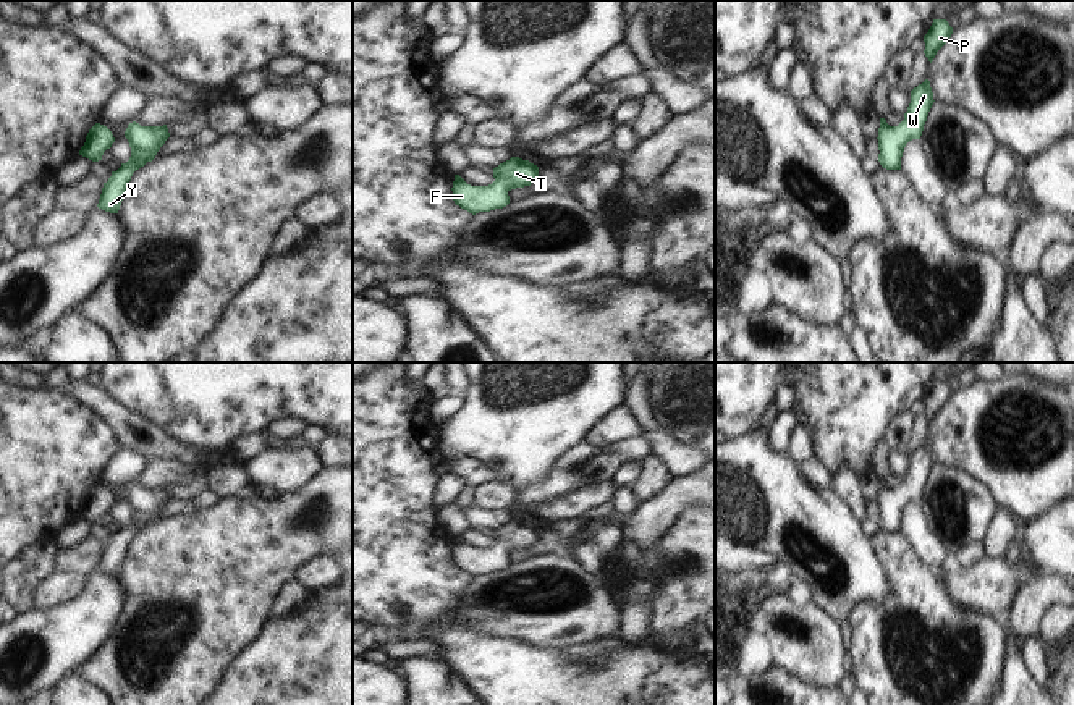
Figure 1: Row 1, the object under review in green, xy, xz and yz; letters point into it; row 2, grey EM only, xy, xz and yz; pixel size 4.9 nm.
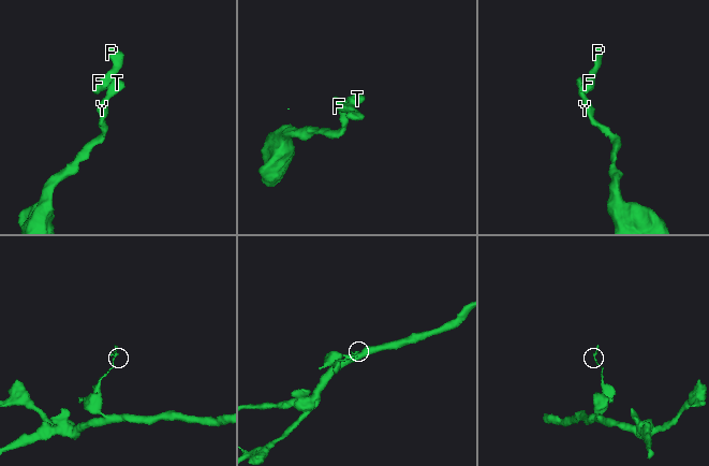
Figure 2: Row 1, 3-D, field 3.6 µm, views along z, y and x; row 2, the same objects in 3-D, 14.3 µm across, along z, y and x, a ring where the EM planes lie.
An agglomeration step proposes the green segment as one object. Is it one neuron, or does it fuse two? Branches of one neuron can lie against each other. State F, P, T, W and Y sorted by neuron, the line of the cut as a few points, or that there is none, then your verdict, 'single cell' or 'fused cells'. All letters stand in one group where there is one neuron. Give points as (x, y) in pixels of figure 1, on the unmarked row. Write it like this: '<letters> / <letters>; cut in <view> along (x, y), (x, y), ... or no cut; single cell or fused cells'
F P T W Y; no cut; single cell

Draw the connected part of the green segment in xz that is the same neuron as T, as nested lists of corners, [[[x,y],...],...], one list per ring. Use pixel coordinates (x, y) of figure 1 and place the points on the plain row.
[[[511,519],[493,530],[495,543],[488,548],[471,548],[459,537],[453,543],[453,563],[461,571],[476,577],[503,571],[510,566],[508,555],[516,550],[531,548],[539,540],[539,529],[529,522]]]

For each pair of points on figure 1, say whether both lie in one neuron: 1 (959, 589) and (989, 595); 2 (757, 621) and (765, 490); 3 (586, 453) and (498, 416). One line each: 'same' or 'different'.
1: same
2: different
3: different

